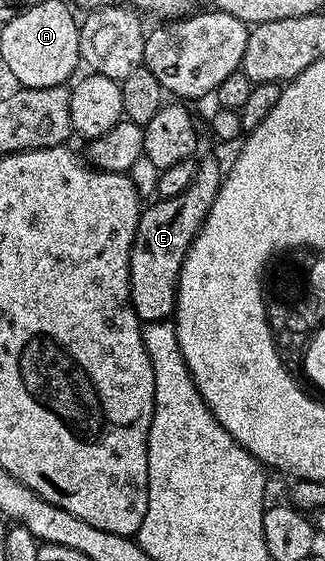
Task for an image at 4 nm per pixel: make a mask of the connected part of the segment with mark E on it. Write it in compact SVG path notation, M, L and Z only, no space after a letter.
M201 159L192 184L180 196L151 201L143 209L130 253L130 299L139 322L164 322L173 315L184 256L220 192L223 177L216 159Z

